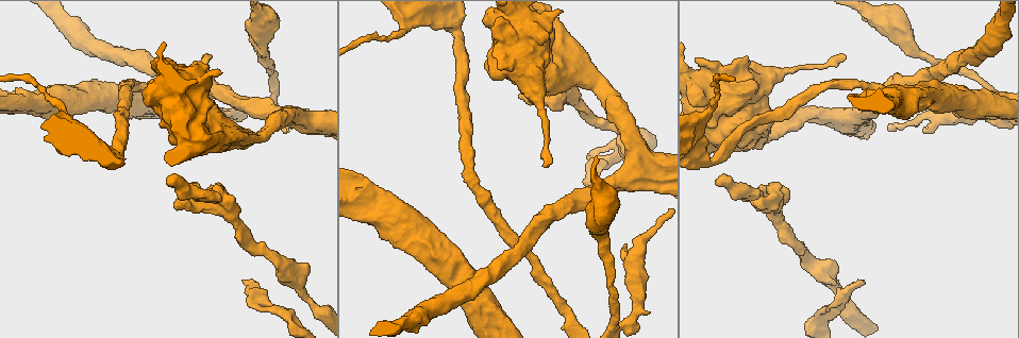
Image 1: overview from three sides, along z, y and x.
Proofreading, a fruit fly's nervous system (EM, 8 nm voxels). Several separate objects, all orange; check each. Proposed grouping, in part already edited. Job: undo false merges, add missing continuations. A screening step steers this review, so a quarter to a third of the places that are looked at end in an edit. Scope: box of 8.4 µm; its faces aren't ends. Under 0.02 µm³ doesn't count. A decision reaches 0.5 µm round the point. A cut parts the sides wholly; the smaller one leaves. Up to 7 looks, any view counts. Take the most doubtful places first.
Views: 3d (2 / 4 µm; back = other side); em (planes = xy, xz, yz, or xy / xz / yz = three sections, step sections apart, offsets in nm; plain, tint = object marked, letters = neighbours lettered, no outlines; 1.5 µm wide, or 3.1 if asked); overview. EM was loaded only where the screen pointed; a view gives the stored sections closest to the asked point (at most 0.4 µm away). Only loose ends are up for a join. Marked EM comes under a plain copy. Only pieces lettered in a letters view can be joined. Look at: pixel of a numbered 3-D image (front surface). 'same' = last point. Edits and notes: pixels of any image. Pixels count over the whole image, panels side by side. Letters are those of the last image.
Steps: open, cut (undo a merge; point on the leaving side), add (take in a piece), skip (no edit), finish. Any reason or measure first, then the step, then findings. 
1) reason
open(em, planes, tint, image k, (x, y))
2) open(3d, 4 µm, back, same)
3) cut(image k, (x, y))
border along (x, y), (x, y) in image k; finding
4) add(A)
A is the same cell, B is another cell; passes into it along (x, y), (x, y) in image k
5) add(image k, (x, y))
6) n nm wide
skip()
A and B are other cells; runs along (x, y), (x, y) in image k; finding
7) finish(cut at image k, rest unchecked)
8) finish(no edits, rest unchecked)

an open end
open(3d, 2 µm, image 1, (168, 184))

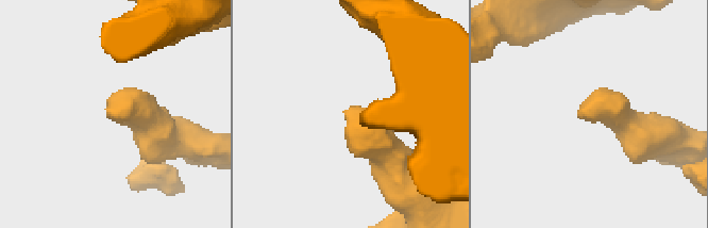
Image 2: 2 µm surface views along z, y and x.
need the tissue
open(em, xz, step 4, tint, image 2, (354, 105))

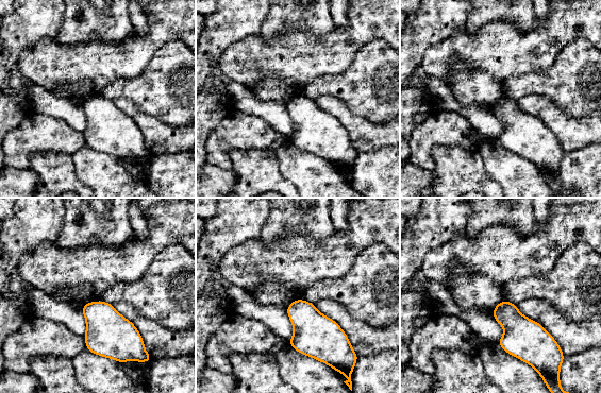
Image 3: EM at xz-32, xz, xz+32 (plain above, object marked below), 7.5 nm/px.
open(em, planes, letters, same)

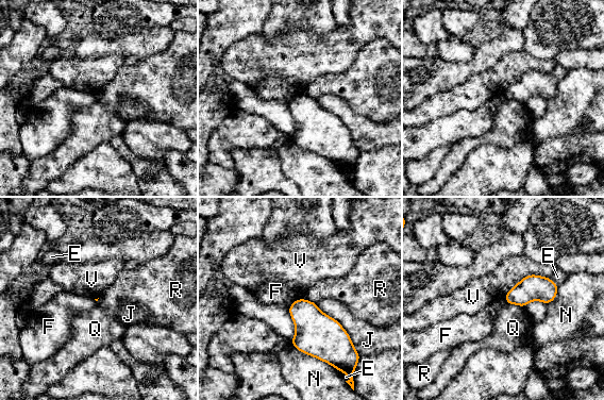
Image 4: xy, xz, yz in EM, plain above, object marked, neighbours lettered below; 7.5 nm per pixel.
skip()
E, F, J, N, Q, R and V are other cells; border along (548, 276), (525, 274), (503, 298) in image 4; no lettered piece goes on from it

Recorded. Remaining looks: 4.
branch stops here
open(3d, 4 µm, image 1, (923, 130))

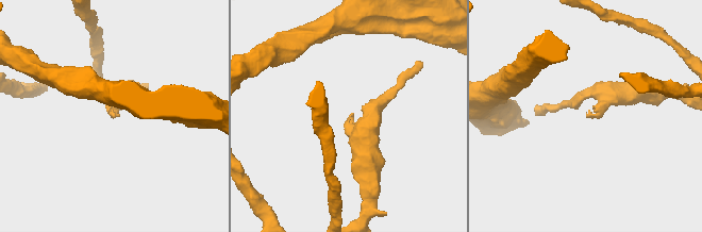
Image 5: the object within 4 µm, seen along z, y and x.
shape alone is not enough
open(em, planes, letters, image 5, (115, 116))

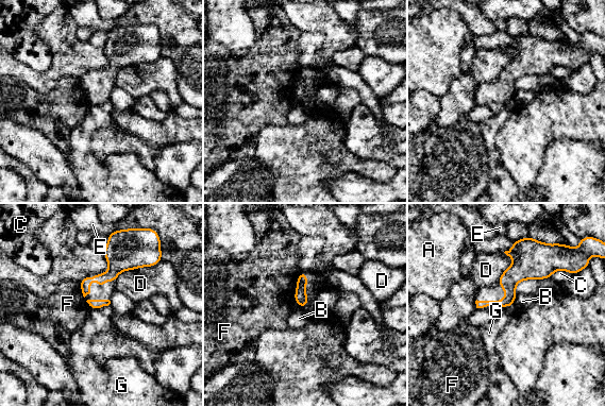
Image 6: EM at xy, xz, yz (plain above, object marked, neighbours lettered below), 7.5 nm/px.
skip()
A, B, C, D, E, F and G are other cells; runs along (525, 251), (509, 297), (479, 305) in image 6; no lettered piece goes on from it

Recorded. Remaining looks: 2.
branch stops here
open(em, planes, letters, image 1, (863, 281))

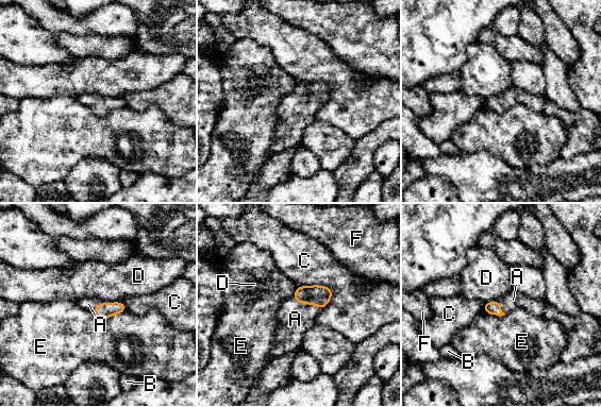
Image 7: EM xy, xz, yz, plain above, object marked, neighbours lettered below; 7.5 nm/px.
add(A)
A is the same cell, B, C, D, E and F are other cells; passes into it along (319, 295), (306, 304), (295, 319) in image 7; it goes on there

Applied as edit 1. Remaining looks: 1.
finish(add at image 7, rest unchecked)

